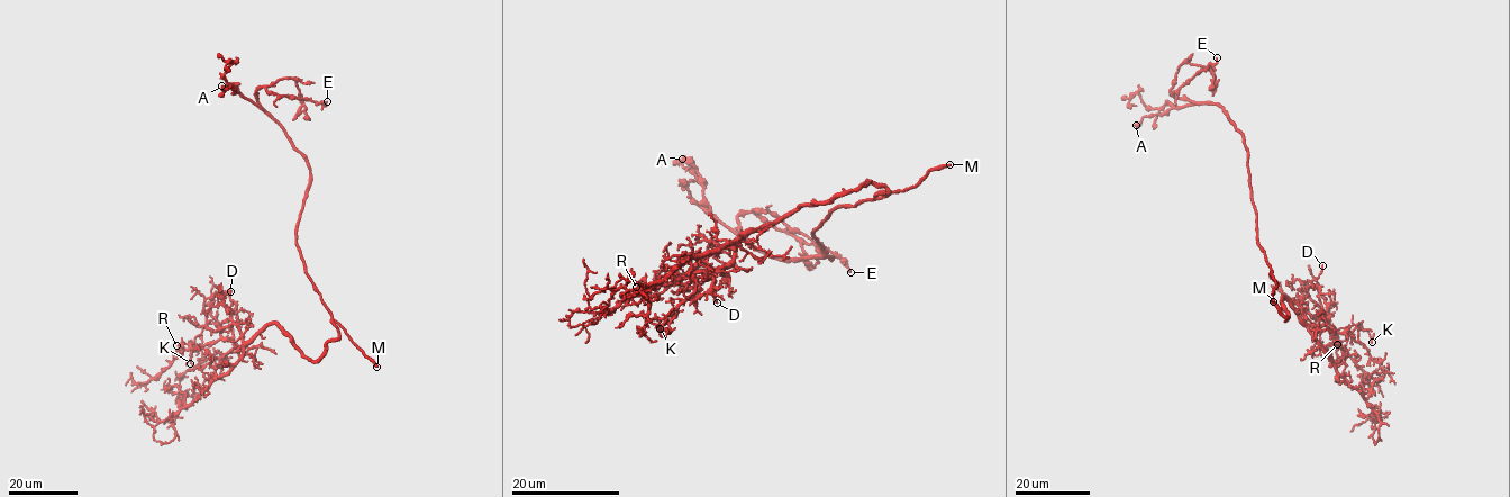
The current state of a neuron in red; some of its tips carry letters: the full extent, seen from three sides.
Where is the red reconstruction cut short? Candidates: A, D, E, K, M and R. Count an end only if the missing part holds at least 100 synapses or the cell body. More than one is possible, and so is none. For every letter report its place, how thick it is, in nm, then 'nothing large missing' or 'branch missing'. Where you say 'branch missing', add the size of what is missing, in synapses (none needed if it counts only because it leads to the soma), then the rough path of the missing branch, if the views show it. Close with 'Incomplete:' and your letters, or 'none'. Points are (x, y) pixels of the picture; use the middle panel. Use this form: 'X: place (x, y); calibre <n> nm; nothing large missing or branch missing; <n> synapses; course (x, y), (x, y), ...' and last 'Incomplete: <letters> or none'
A: place (682, 159); calibre 420 nm; nothing large missing
D: place (717, 303); calibre 140 nm; nothing large missing
E: place (851, 272); calibre 150 nm; nothing large missing
K: place (660, 328); calibre 130 nm; nothing large missing
M: place (949, 164); calibre 280 nm; branch missing
R: place (636, 287); calibre 90 nm; nothing large missing
Incomplete: M

